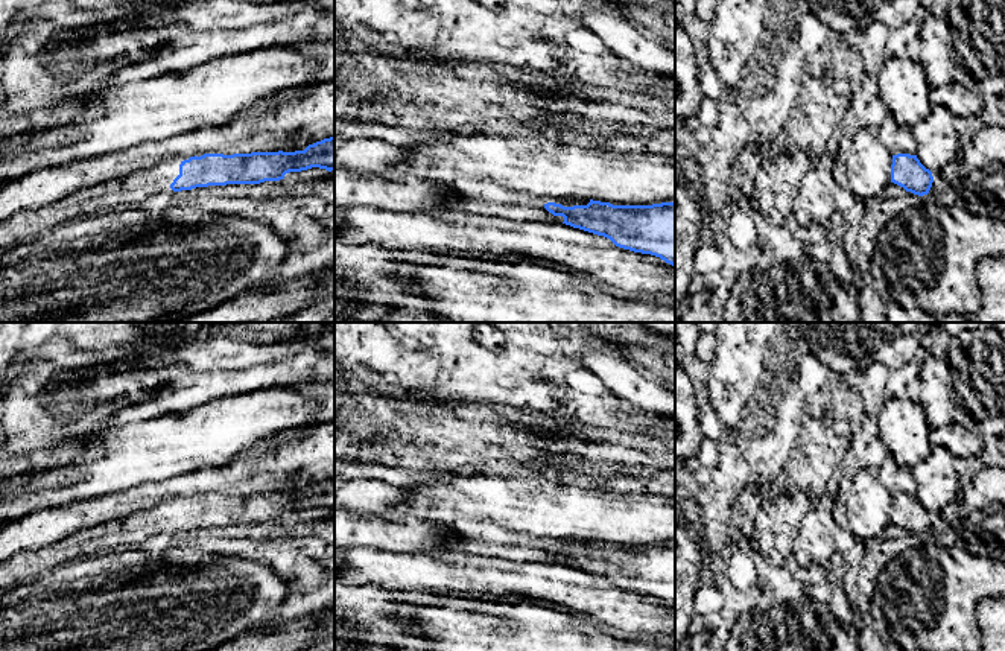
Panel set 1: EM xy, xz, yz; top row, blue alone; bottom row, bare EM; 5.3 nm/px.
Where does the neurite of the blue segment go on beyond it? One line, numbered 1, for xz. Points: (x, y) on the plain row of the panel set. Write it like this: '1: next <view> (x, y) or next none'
1: next xz (540, 543)

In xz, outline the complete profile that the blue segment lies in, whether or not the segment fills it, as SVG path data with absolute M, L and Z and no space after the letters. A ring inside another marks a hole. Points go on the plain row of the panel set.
M538 538L535 545L538 549L544 548L553 557L563 557L566 566L604 576L619 589L651 595L675 607L675 543L613 546L590 540L587 546L564 548L555 545L553 540Z

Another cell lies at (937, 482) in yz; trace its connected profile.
M935 446L930 455L911 472L917 485L917 499L930 513L941 513L959 499L959 481L953 468L953 455Z

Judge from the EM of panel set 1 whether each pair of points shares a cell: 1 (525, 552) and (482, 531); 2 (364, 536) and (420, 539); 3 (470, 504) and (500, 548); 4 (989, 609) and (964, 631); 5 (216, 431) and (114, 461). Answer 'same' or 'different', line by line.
1: same
2: same
3: different
4: different
5: same

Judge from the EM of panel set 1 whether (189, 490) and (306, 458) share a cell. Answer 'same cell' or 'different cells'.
same cell

